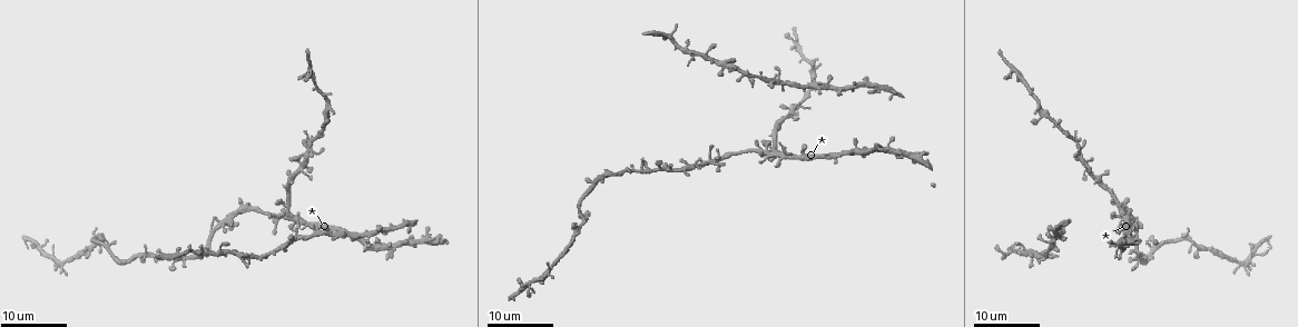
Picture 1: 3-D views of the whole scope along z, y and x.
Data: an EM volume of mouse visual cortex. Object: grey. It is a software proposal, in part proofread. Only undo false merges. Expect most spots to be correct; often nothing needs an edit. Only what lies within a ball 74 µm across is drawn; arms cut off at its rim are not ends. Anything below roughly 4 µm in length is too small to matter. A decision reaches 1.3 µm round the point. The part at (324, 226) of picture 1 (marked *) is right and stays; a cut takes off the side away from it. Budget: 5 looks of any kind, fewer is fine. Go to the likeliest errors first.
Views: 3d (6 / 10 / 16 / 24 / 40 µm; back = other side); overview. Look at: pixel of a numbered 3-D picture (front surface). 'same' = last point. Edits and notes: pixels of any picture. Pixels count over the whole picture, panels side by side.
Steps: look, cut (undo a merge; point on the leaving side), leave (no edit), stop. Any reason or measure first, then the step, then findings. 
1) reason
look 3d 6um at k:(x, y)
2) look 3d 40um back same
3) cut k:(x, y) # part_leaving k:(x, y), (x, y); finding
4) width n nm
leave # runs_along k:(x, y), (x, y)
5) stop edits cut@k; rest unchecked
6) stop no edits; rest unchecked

looks like a crossing
look 3d 16um at 1:(1121, 207)

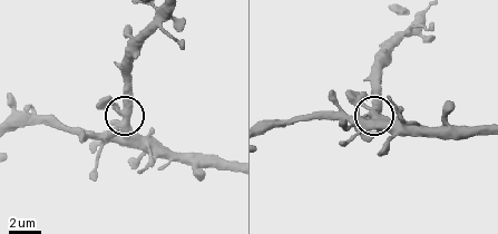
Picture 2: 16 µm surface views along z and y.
closer look
look 3d 6um at 2:(123, 118)

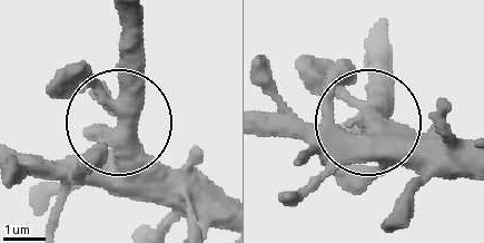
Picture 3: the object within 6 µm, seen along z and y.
width 420 nm
leave # runs_along 3:(224, 217), (121, 122), (118, 26); one neuron here

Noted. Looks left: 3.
thin arm on a thick one
look 3d 16um at 1:(227, 221)

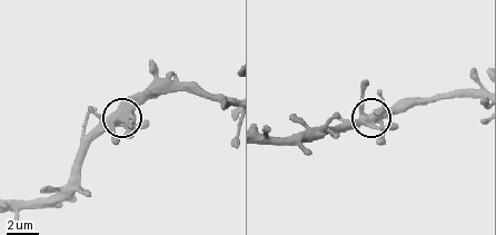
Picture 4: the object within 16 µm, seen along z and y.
look 3d 6um at 4:(366, 114)

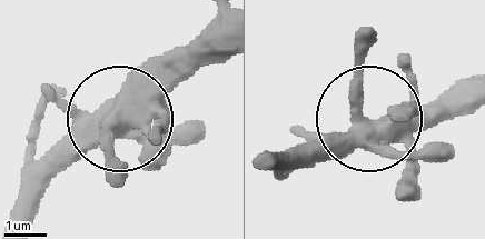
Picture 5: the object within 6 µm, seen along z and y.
width 470 nm
leave # runs_along 5:(226, 39), (162, 70), (119, 113), (109, 183); one neuron here

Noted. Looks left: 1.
stop no edits; rest unchecked

